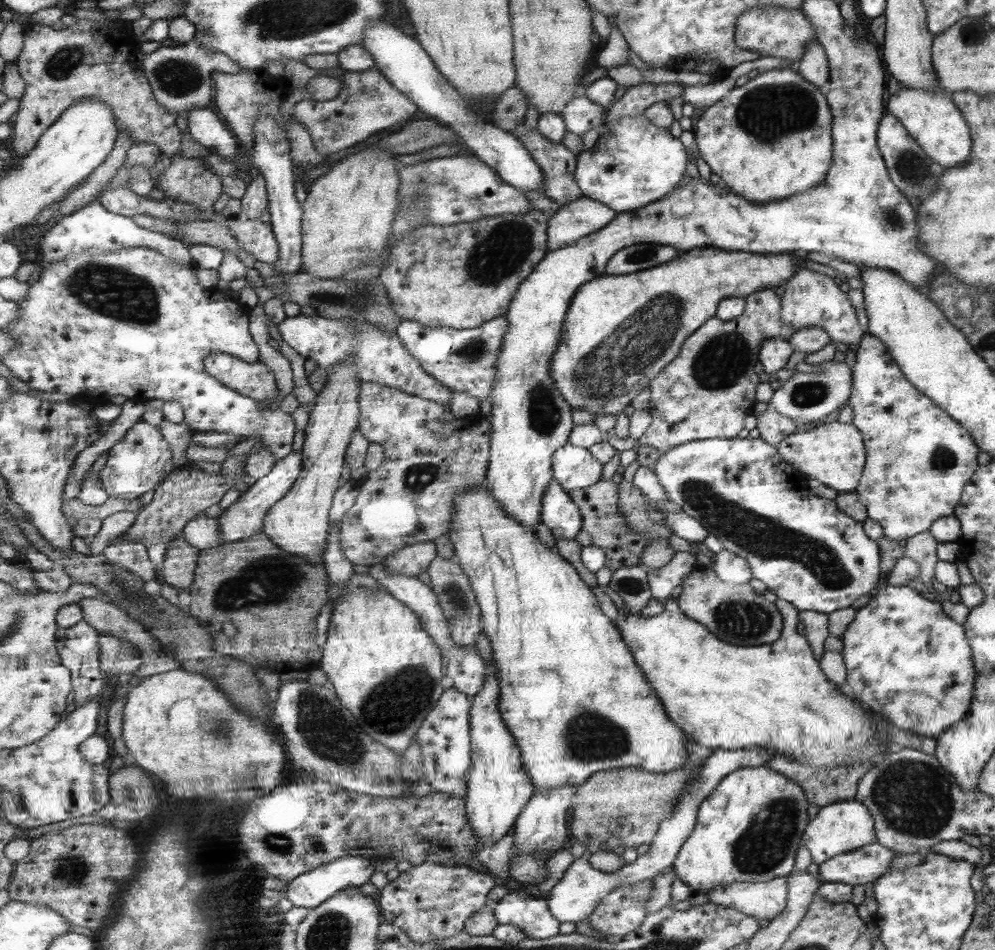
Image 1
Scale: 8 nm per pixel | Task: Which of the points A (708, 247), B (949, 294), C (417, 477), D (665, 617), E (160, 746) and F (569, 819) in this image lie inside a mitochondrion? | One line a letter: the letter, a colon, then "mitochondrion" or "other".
A: other
B: other
C: mitochondrion
D: other
E: other
F: other

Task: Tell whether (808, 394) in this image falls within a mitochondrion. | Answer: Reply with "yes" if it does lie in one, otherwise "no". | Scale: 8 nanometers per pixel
yes

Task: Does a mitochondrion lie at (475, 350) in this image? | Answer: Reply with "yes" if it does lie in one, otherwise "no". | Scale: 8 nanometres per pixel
yes

